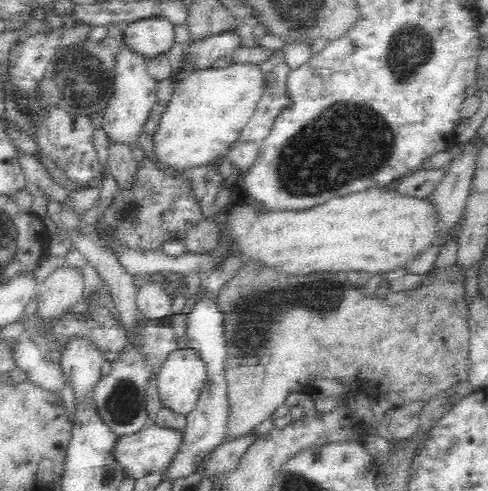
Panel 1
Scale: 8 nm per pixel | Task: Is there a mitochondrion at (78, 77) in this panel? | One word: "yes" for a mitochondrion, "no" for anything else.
yes

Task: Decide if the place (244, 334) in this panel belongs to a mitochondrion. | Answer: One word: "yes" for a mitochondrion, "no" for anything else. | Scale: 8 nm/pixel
yes

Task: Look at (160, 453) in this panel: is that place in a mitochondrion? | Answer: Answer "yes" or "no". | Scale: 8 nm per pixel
no

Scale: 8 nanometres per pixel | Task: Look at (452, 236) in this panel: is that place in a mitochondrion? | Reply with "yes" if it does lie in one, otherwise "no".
no

